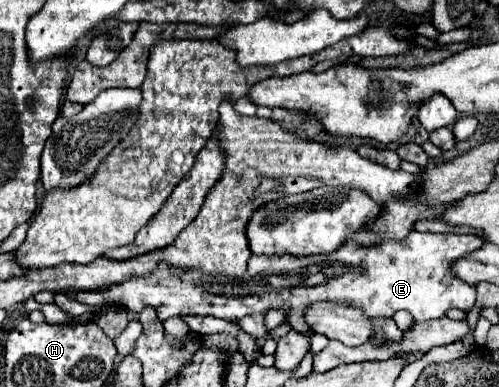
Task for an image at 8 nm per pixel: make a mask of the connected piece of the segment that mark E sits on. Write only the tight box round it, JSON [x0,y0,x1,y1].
[77,232,483,334]

